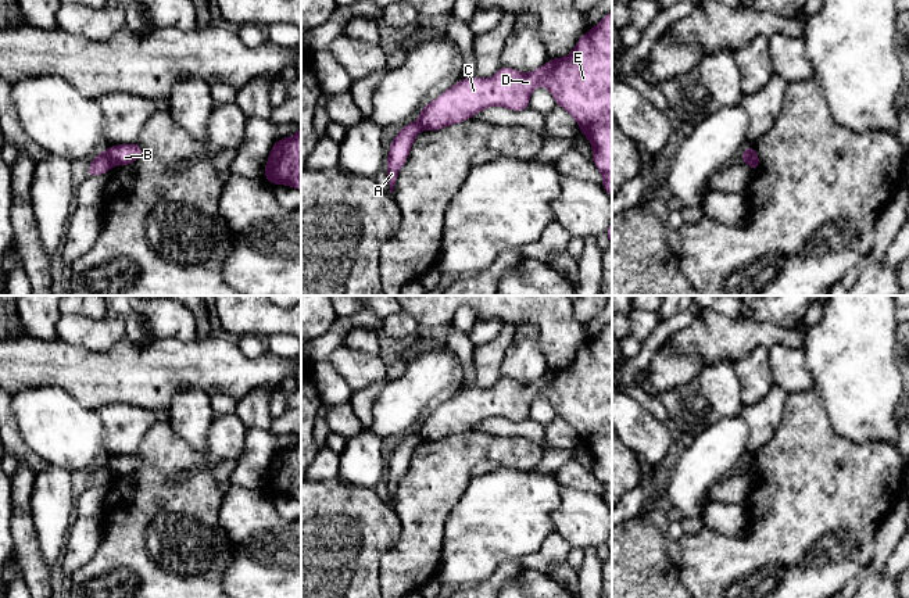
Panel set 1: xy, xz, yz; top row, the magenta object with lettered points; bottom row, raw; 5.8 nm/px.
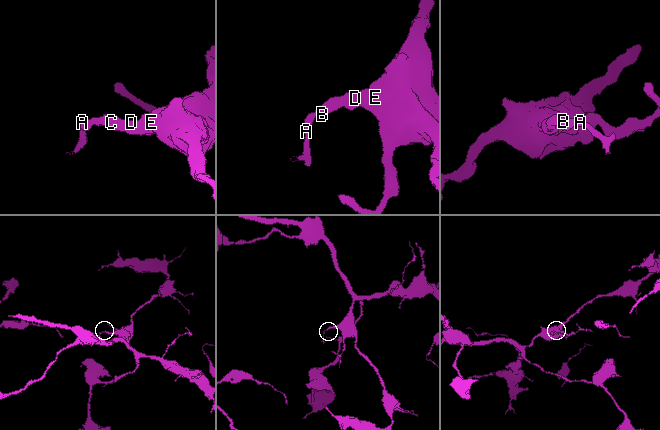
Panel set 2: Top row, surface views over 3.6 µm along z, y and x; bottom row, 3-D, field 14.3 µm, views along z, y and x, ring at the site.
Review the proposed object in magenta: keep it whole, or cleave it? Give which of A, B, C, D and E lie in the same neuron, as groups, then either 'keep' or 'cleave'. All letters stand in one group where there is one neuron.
A / B C D E | cleave

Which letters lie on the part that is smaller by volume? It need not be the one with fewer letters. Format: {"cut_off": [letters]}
{"cut_off": ["A"]}

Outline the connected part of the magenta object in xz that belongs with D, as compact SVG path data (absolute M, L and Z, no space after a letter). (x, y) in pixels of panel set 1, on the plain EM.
M612 322L604 326L597 337L590 339L588 343L577 351L569 366L563 369L551 369L550 373L545 373L530 384L522 384L516 380L501 377L494 387L487 390L466 388L458 391L440 408L425 416L419 423L418 434L425 441L439 441L448 436L466 432L487 418L501 416L508 420L522 422L529 419L532 402L538 395L545 397L551 402L557 416L566 420L576 430L580 443L593 455L591 470L602 484L604 491L601 497L609 506L612 506Z

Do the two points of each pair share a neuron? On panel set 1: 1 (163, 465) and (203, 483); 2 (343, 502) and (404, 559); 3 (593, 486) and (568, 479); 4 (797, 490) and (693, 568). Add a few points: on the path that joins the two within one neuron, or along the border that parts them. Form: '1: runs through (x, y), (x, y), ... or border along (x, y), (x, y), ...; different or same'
1: runs through (172, 475), (185, 483), (193, 483); same
2: border along (397, 515), (400, 536), (380, 557), (378, 577); different
3: runs through (587, 482), (573, 479); same
4: runs through (775, 518), (725, 568), (720, 568); same

